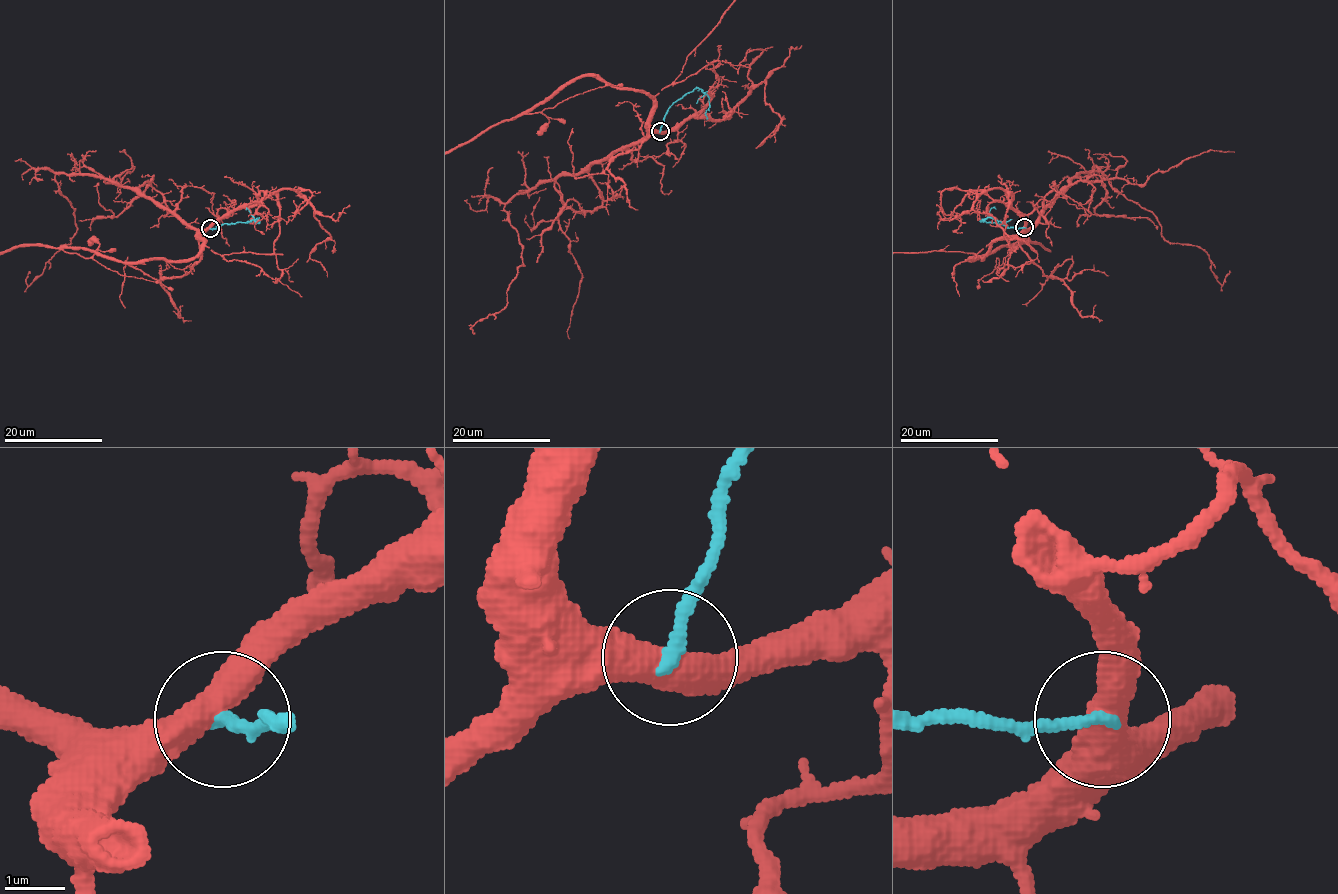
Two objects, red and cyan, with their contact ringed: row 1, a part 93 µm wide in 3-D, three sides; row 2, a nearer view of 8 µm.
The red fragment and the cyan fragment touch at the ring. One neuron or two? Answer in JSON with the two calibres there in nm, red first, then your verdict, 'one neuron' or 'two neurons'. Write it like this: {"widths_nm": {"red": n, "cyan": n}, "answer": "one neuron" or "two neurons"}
{"widths_nm": {"red": 480, "cyan": 200}, "answer": "two neurons"}

